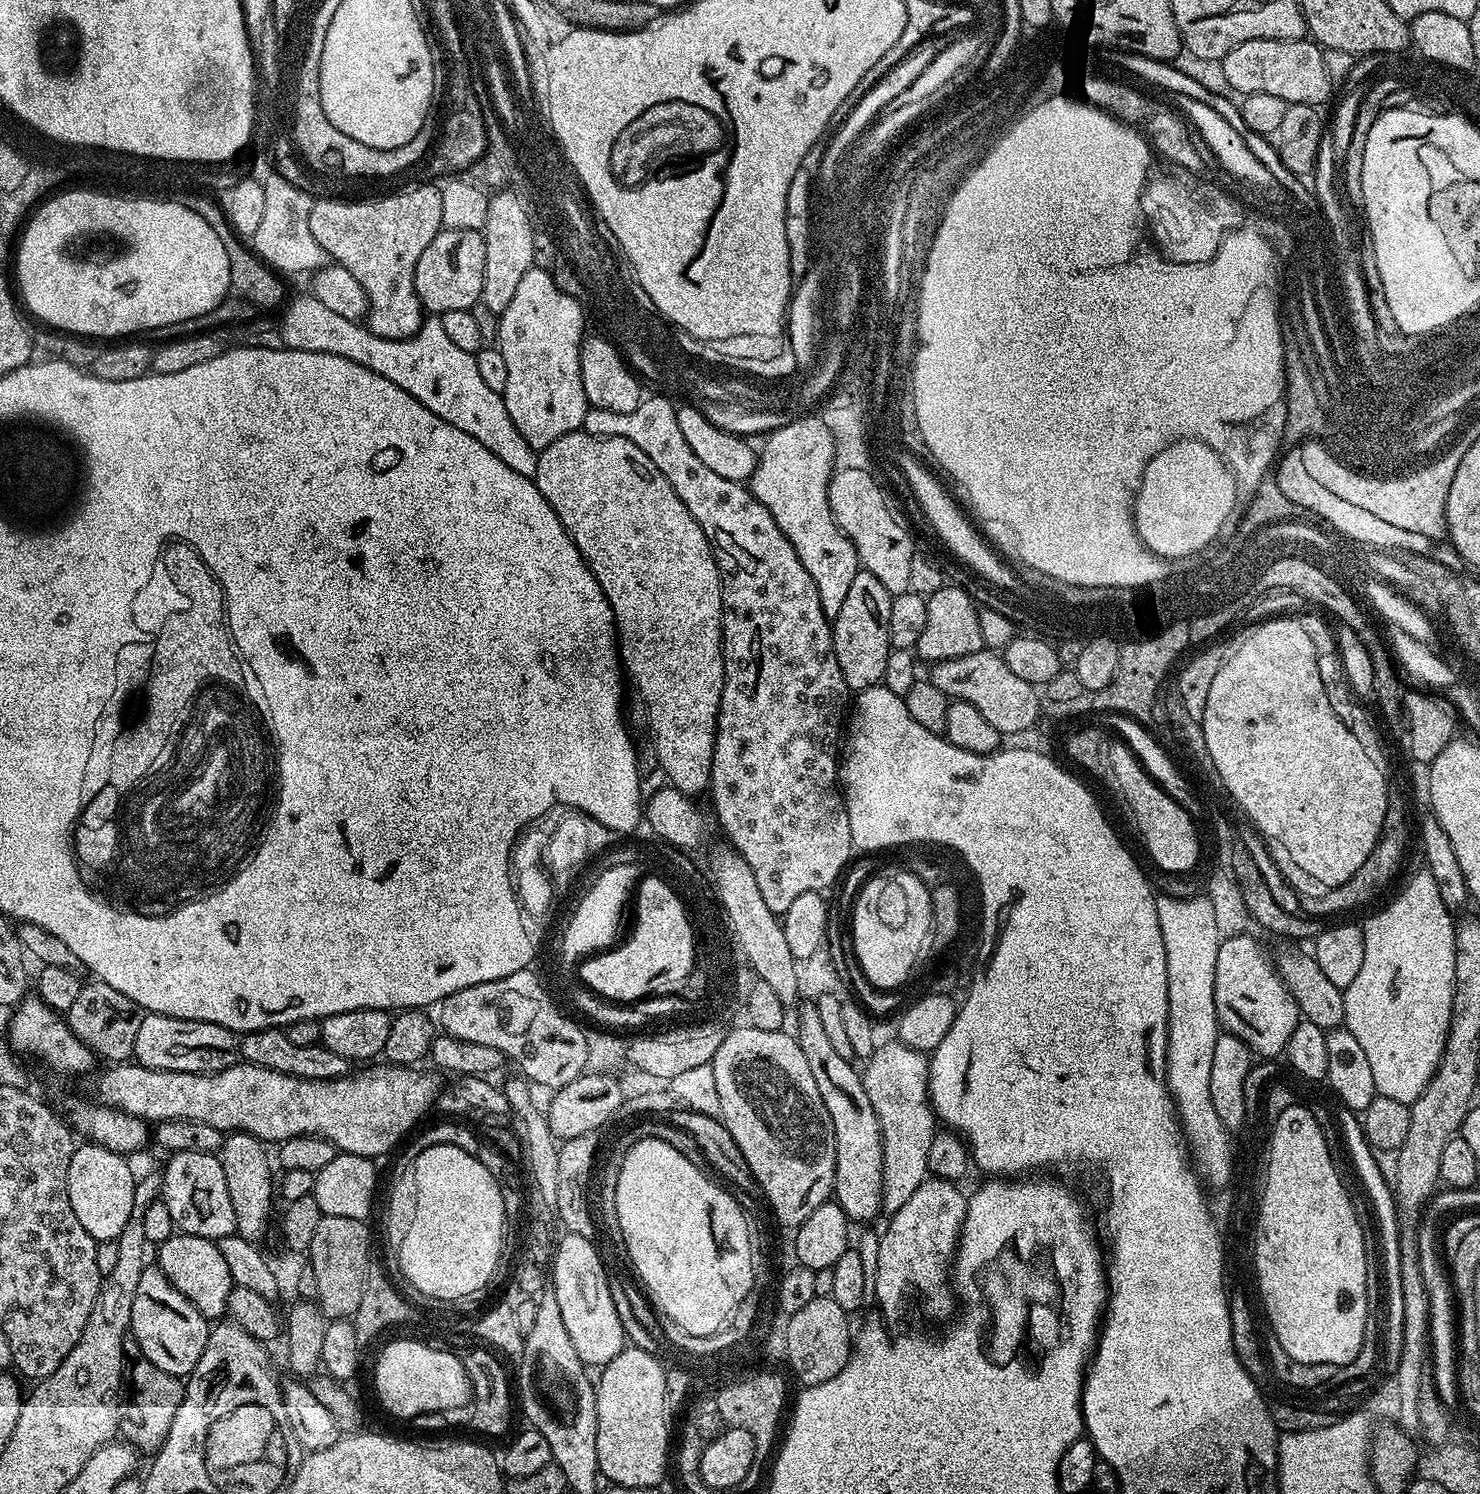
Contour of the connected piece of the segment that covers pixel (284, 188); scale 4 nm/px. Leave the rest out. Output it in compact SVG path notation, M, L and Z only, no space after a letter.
M269 171L264 177L264 213L251 247L265 264L281 273L311 274L326 264L322 246L318 246L318 242L314 242L314 234L310 234L310 210L314 200L301 188L291 184L287 175L277 172Z

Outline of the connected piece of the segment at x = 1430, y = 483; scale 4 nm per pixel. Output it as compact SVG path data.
M1319 439L1307 441L1305 460L1308 462L1308 472L1328 485L1333 492L1348 497L1355 504L1371 508L1393 526L1401 530L1414 531L1417 534L1428 535L1434 541L1439 541L1445 535L1446 498L1450 494L1450 482L1454 482L1454 474L1460 465L1460 455L1452 452L1448 460L1440 460L1440 464L1428 468L1428 472L1420 472L1420 476L1412 476L1412 480L1392 480L1392 484L1376 484L1376 480L1360 480L1360 475L1343 464L1341 460Z

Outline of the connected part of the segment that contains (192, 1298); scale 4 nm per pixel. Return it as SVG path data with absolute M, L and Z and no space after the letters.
M173 1234L166 1242L158 1245L155 1263L166 1274L166 1278L202 1315L209 1318L220 1318L227 1313L230 1290L234 1287L230 1266L222 1259L222 1250L218 1250L215 1240Z

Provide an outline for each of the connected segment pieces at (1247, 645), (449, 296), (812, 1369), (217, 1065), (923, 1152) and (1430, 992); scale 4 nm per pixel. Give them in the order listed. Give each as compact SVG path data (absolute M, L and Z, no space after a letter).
M1268 620L1257 632L1252 632L1248 637L1239 641L1240 649L1234 657L1226 662L1224 673L1216 676L1216 684L1212 684L1212 700L1208 700L1208 715L1202 722L1205 736L1205 748L1213 759L1213 765L1224 783L1224 791L1232 795L1240 803L1240 808L1249 816L1247 818L1253 825L1264 824L1272 836L1280 836L1284 844L1292 851L1292 856L1300 859L1304 868L1325 880L1330 889L1336 887L1336 880L1346 882L1352 874L1370 856L1375 844L1380 840L1383 822L1386 818L1387 796L1389 781L1384 781L1385 773L1370 762L1369 757L1362 750L1361 743L1355 738L1351 730L1339 720L1338 714L1331 709L1327 701L1326 690L1323 689L1322 679L1318 672L1318 649L1312 641L1312 636L1296 620Z
M441 227L434 242L430 242L430 246L422 250L422 258L418 258L414 286L420 303L432 314L475 309L480 304L485 270L486 246L477 229Z
M817 1294L813 1300L806 1302L802 1310L791 1313L786 1320L786 1359L787 1366L792 1367L792 1372L796 1375L796 1380L804 1388L813 1388L822 1382L830 1382L834 1374L838 1374L848 1364L848 1358L852 1355L854 1347L854 1328L848 1325L850 1314L834 1302L834 1298Z
M157 1012L145 1014L142 1026L138 1030L138 1038L134 1041L134 1060L143 1068L154 1070L170 1070L171 1072L221 1072L241 1059L240 1041L237 1033L226 1026L218 1026L214 1022L198 1022L183 1020L173 1016L163 1016Z
M897 1039L879 1043L861 1073L863 1088L874 1107L883 1136L885 1213L897 1212L929 1175L928 1153L938 1131L936 1113L928 1099L928 1061L923 1052Z
M1421 870L1418 878L1414 882L1401 887L1397 891L1396 897L1385 906L1381 912L1376 912L1368 921L1363 921L1364 930L1364 953L1362 954L1362 966L1358 970L1358 975L1354 977L1354 982L1350 982L1348 988L1343 989L1344 994L1344 1023L1354 1038L1358 1038L1362 1051L1366 1053L1366 1058L1370 1062L1370 1070L1374 1074L1374 1086L1379 1095L1386 1098L1394 1098L1394 1102L1402 1102L1411 1105L1422 1094L1422 1090L1430 1082L1430 1078L1436 1073L1436 1068L1440 1064L1440 1059L1446 1046L1446 1038L1450 1030L1450 1004L1454 998L1454 958L1456 957L1456 924L1453 913L1445 908L1442 902L1442 894L1438 894L1438 886L1434 883L1434 878L1427 872Z

